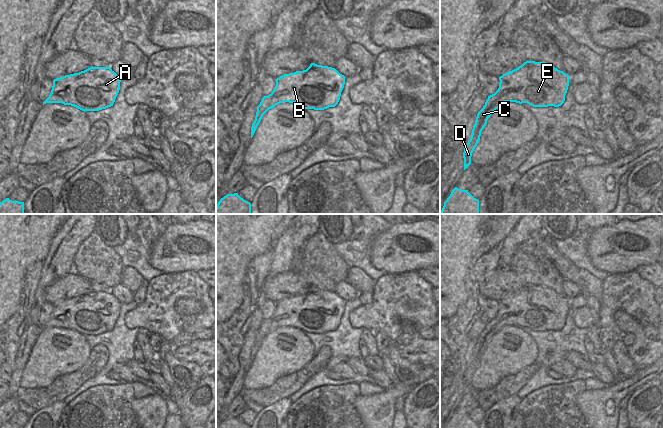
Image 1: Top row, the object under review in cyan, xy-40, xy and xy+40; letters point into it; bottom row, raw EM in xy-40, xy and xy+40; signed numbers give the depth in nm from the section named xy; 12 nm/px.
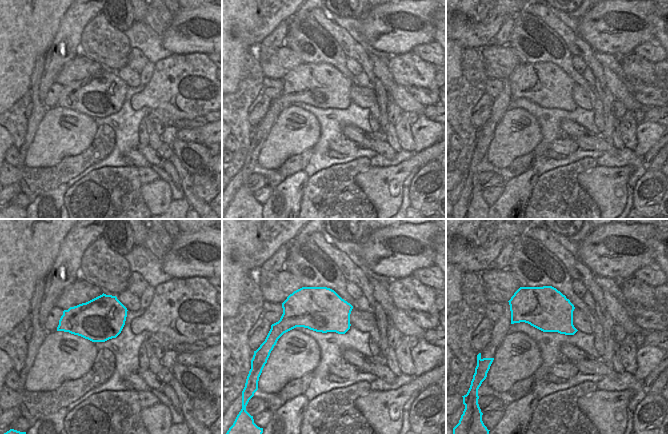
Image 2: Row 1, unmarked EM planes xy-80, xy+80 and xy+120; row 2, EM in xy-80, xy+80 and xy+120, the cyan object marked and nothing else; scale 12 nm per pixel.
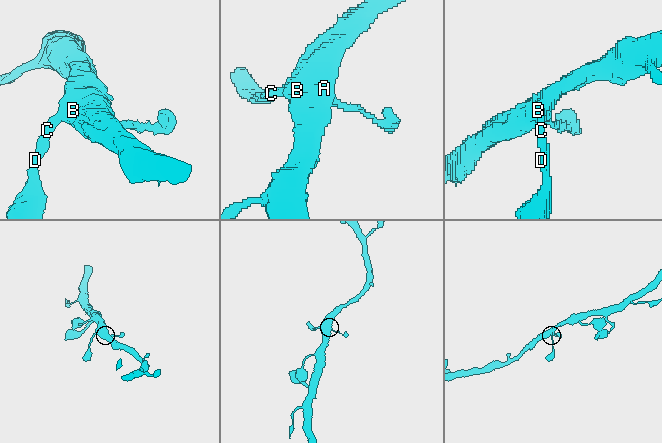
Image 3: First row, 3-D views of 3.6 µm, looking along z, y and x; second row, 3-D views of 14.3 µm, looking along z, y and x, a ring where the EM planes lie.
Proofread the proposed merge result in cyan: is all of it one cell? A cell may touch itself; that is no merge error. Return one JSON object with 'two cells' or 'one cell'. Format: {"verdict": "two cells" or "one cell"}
{"verdict": "one cell"}

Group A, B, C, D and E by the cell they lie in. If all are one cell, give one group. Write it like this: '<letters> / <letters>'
A B C D E

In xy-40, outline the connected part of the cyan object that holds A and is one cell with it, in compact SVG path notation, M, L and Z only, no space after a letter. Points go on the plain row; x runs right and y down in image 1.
M90 291L53 304L49 321L43 326L62 327L82 335L99 335L113 330L121 303L110 291Z

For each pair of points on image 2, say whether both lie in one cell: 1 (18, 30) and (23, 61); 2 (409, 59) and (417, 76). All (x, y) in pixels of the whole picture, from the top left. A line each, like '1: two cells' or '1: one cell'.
1: one cell
2: one cell

